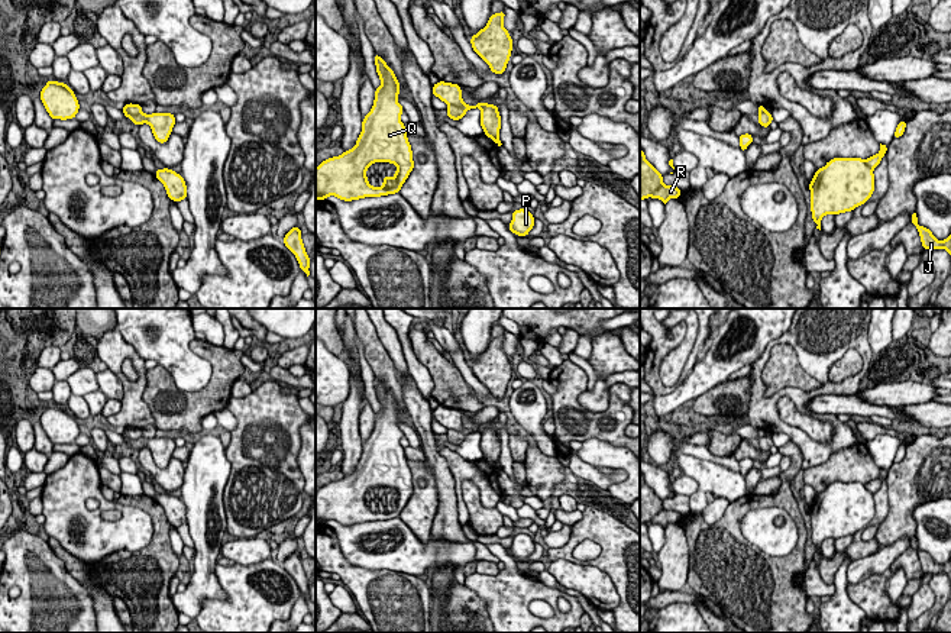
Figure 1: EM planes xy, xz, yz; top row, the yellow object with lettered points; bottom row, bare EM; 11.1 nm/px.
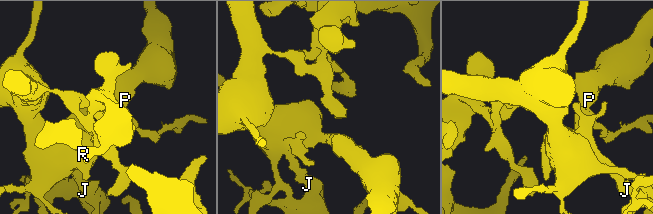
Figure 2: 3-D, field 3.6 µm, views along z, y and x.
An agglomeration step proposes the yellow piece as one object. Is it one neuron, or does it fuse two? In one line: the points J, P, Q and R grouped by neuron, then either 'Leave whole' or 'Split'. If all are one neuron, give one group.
Groups: J P Q R. Leave whole

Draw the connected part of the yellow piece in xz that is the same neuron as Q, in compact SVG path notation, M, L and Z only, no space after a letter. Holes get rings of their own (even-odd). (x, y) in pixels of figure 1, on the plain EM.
M376 378L373 382L381 403L381 411L375 413L373 430L362 445L362 456L356 469L339 481L323 485L316 492L317 526L329 520L352 526L395 519L414 494L411 469L405 449L400 443L404 433L397 424L398 403L384 382ZM375 487L397 490L395 500L384 500L381 511L372 511L365 498Z

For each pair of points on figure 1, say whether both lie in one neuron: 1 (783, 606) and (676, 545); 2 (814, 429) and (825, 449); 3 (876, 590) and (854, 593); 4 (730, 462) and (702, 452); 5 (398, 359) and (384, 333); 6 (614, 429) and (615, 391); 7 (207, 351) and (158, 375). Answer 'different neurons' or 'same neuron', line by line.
1: different neurons
2: different neurons
3: same neuron
4: same neuron
5: same neuron
6: same neuron
7: same neuron

